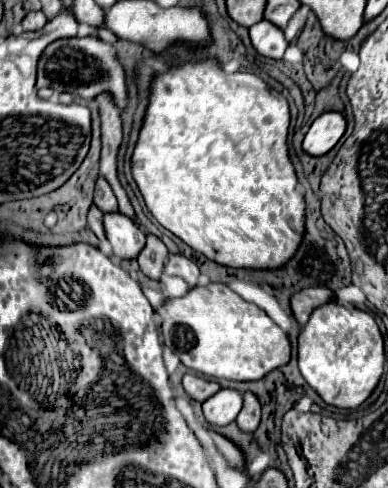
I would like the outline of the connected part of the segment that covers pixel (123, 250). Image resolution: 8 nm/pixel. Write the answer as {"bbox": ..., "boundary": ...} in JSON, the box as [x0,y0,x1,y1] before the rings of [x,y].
{"bbox":[105,213,145,259],"boundary":[[[123,213],[105,215],[107,239],[119,259],[135,259],[145,247],[145,235]]]}

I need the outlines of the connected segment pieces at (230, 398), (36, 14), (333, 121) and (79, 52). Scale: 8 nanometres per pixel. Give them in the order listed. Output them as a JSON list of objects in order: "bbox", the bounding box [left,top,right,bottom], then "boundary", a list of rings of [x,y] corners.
[{"bbox":[203,389,243,425],"boundary":[[[219,389],[213,397],[203,403],[203,415],[211,425],[227,425],[235,421],[241,411],[243,399],[235,389]]]},{"bbox":[21,11,47,31],"boundary":[[[31,11],[25,15],[25,19],[21,21],[23,31],[37,31],[47,23],[47,17],[43,15],[43,11]]]},{"bbox":[303,111,345,157],"boundary":[[[335,111],[323,113],[311,123],[309,131],[305,133],[303,151],[313,157],[325,155],[327,151],[331,151],[337,145],[337,141],[343,137],[343,133],[345,133],[345,117]]]},{"bbox":[37,35,129,111],"boundary":[[[97,35],[57,39],[51,45],[47,45],[45,51],[41,53],[39,65],[37,65],[37,87],[51,87],[57,93],[69,91],[83,99],[93,99],[101,93],[109,93],[119,111],[123,111],[129,103],[125,69],[117,61],[115,47],[103,43]]]}]

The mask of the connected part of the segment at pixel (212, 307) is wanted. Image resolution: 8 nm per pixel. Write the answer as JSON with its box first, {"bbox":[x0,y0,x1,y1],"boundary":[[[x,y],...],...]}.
{"bbox":[159,283,291,381],"boundary":[[[225,283],[191,289],[185,297],[169,299],[159,311],[165,347],[179,355],[181,363],[197,373],[229,381],[259,381],[291,359],[287,333],[255,303],[245,301]]]}

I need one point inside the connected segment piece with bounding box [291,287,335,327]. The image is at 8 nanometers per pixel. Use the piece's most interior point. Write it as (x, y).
(303, 303)

